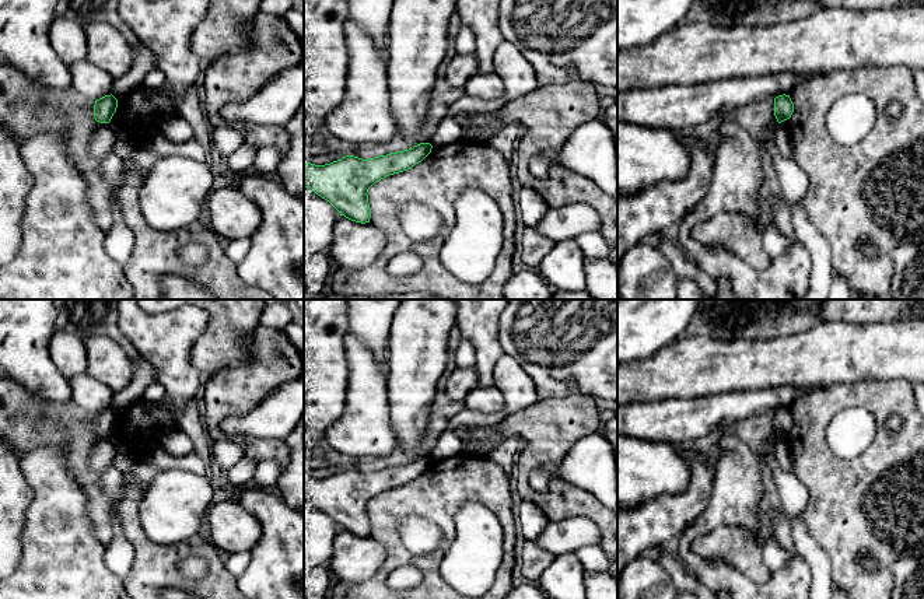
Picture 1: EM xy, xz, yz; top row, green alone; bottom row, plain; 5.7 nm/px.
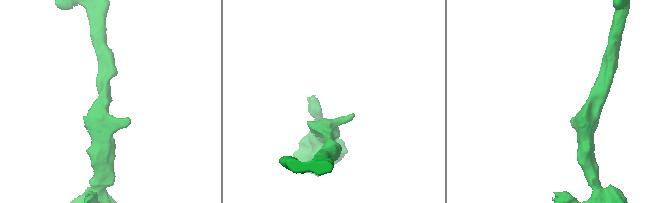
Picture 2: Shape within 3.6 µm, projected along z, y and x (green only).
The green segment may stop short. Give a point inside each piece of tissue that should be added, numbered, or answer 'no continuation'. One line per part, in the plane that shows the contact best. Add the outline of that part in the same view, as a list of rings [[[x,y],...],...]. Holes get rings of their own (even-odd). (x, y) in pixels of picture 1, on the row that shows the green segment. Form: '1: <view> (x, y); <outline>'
no continuation

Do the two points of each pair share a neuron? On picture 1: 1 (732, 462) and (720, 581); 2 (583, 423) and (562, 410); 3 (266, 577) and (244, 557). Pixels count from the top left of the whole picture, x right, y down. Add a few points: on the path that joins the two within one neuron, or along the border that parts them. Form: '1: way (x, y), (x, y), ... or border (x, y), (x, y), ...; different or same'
1: way (732, 493), (686, 540), (686, 553), (689, 556); same
2: way (577, 417), (567, 416); same
3: border (249, 552), (248, 567), (238, 578); different

